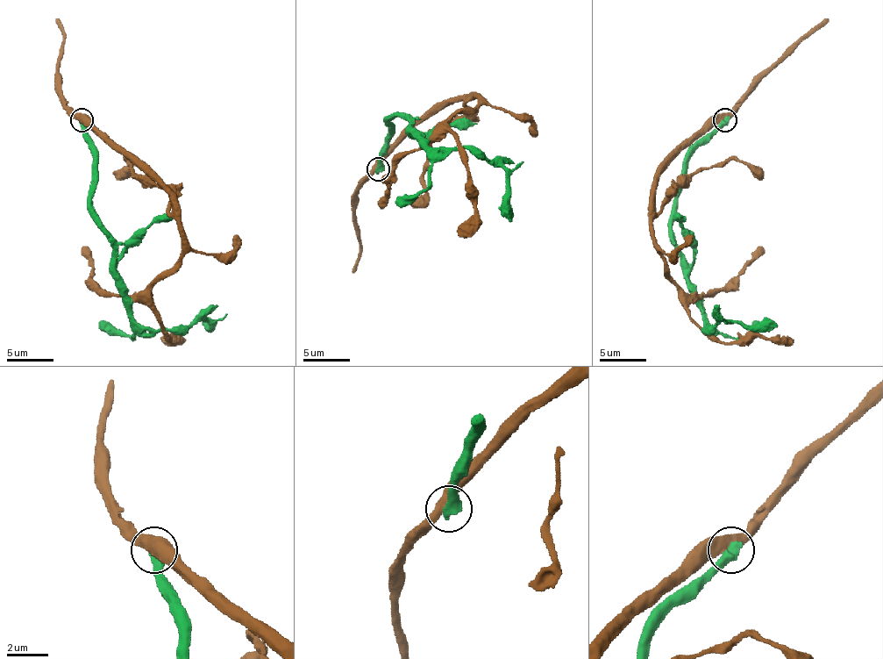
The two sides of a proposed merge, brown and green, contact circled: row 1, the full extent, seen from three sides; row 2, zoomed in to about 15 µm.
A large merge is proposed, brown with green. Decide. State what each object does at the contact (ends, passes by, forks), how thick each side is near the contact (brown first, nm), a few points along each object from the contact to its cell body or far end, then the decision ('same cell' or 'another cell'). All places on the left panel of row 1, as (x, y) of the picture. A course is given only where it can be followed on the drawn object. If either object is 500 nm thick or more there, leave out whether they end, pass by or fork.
calibres 550 and 550 nm; course brown (81, 120), (90, 120), (172, 197), (181, 258), (153, 285), (151, 309), (172, 344), (179, 339), (162, 341); course green (81, 120), (93, 155), (90, 213), (113, 248), (113, 269), (137, 323), (153, 330), (216, 323); another cell

